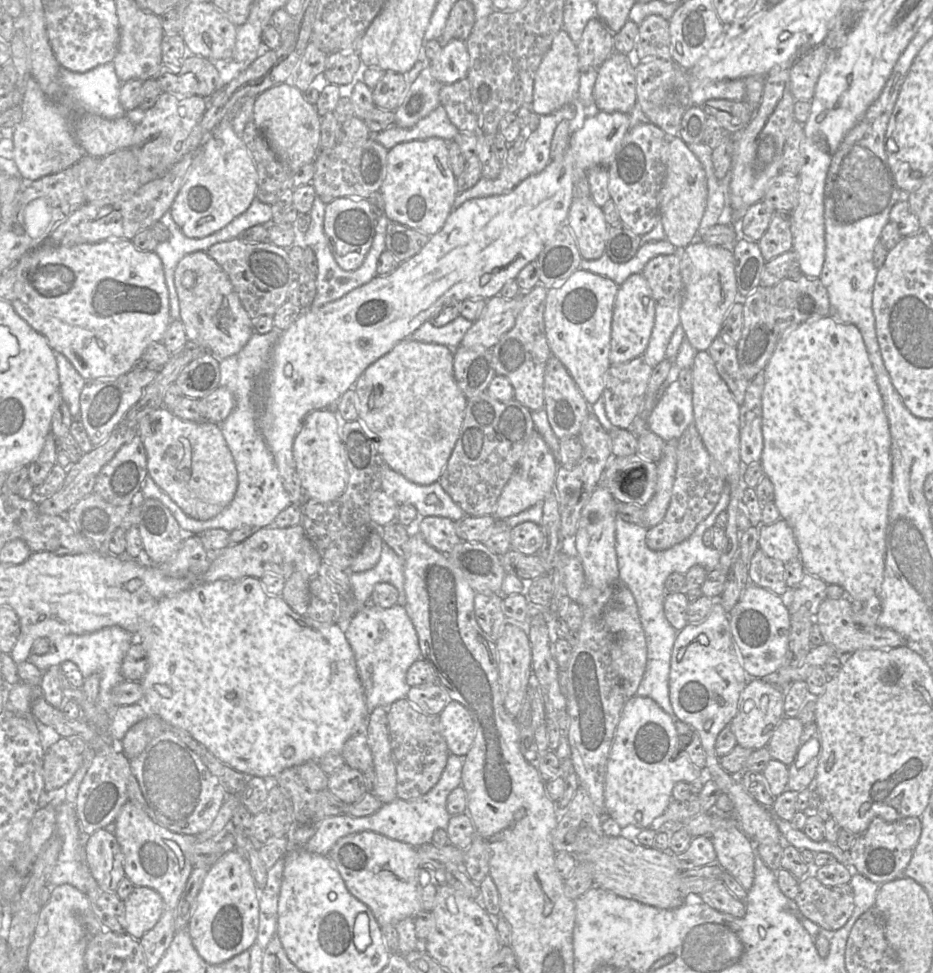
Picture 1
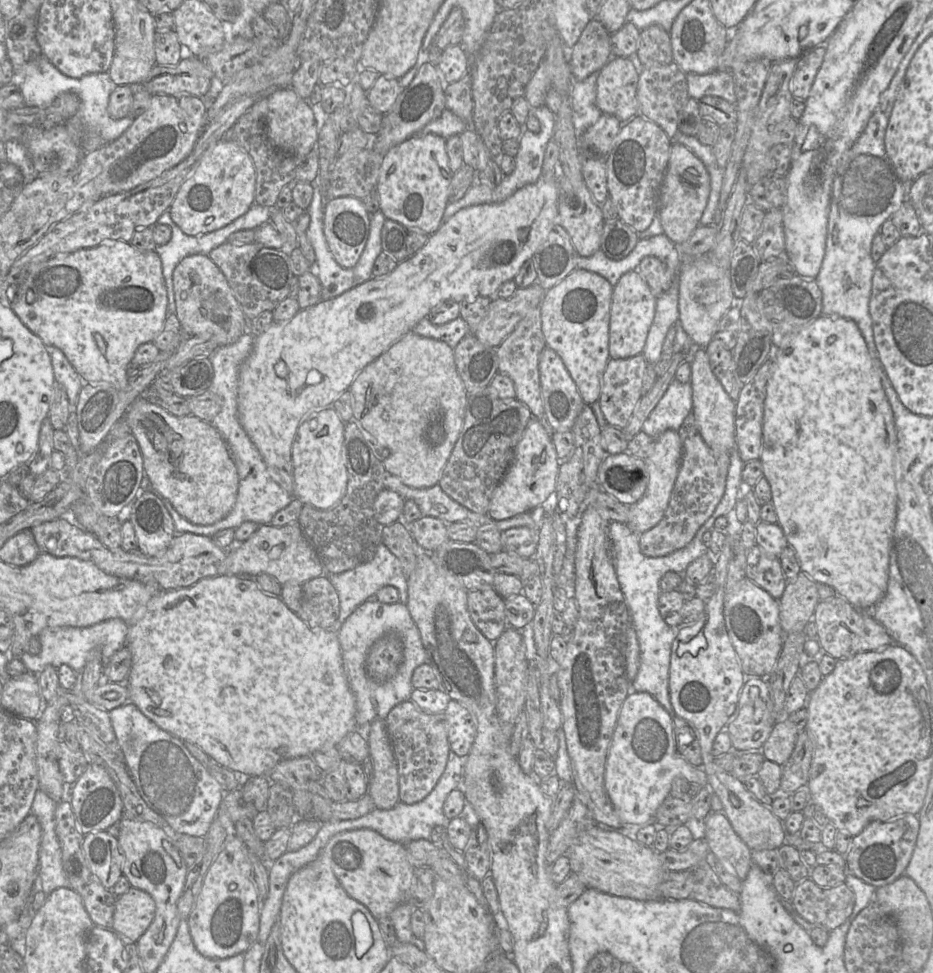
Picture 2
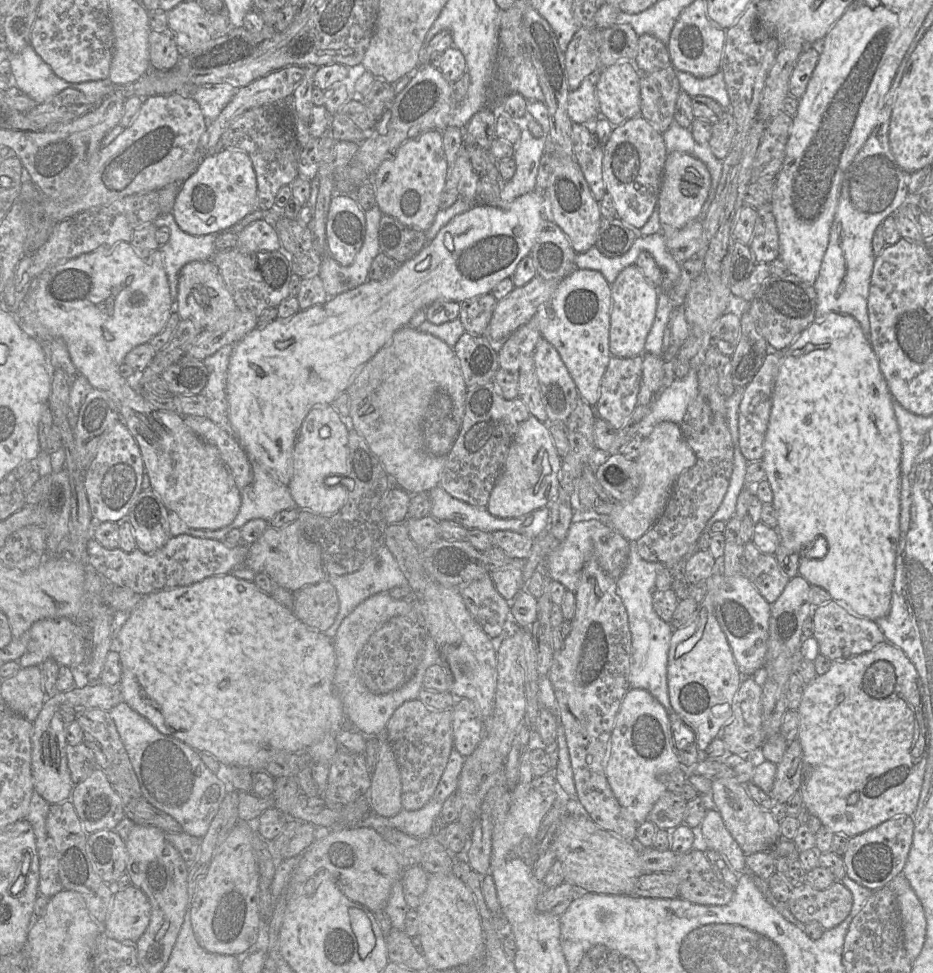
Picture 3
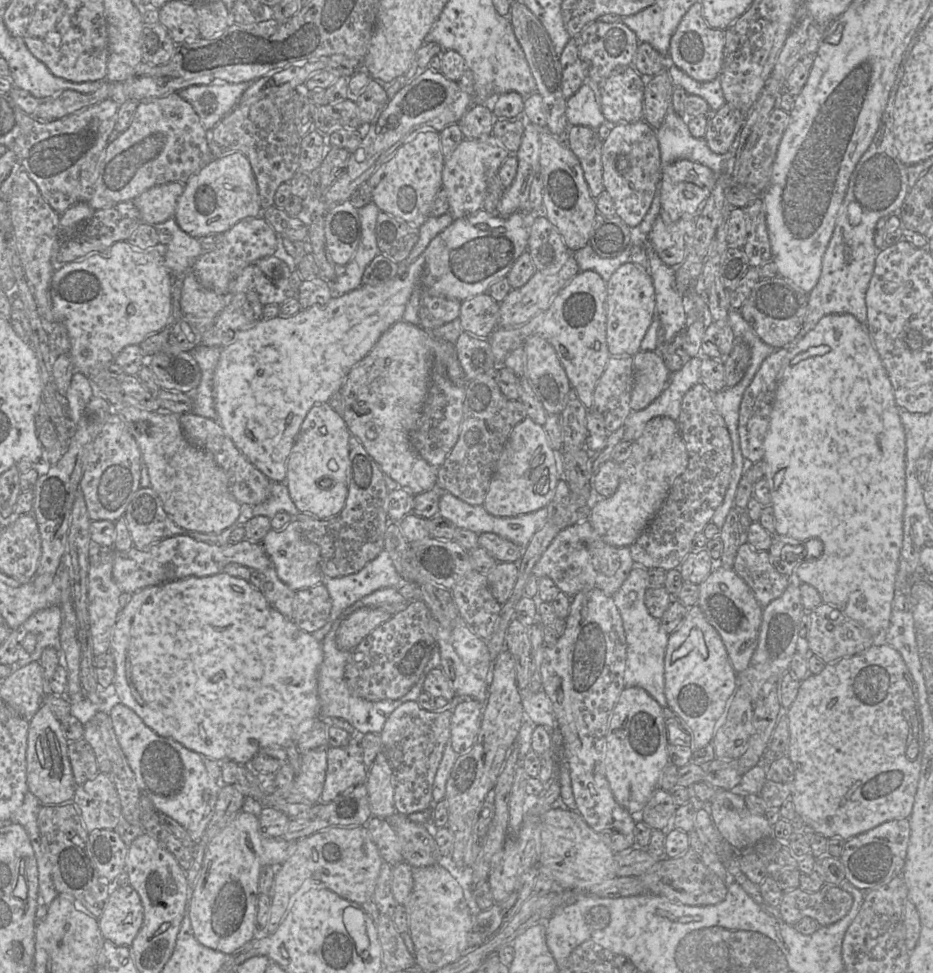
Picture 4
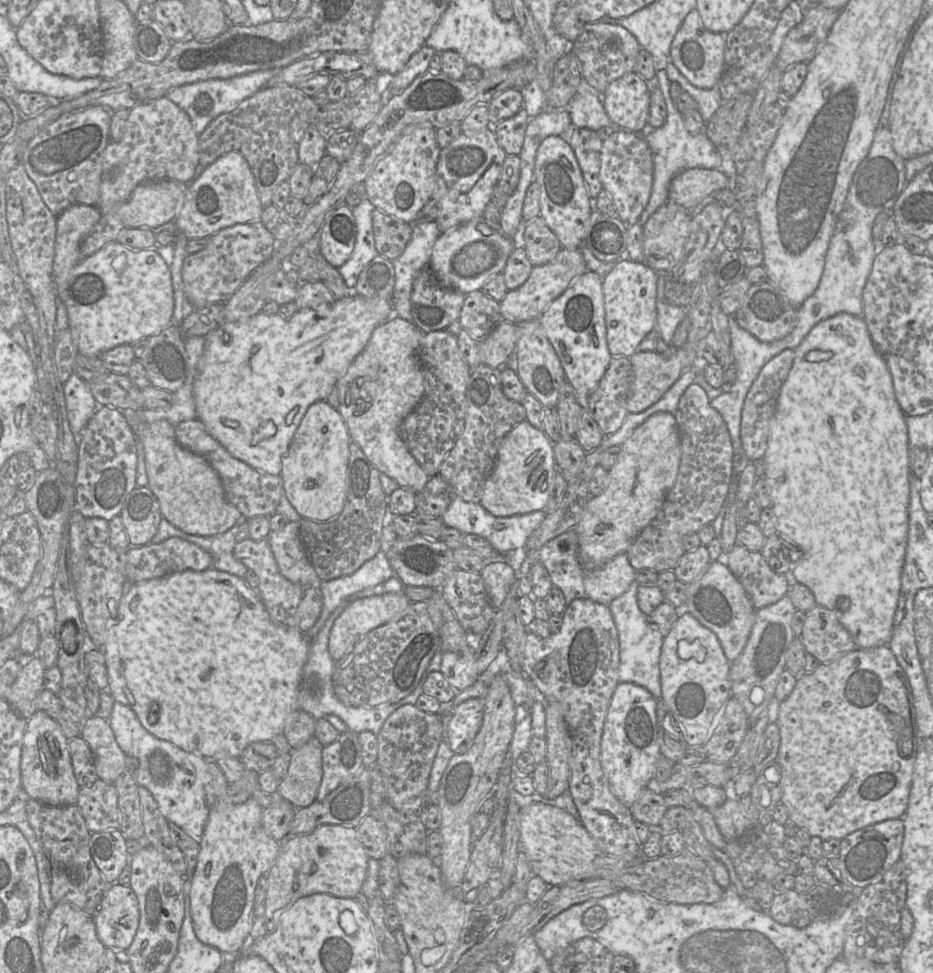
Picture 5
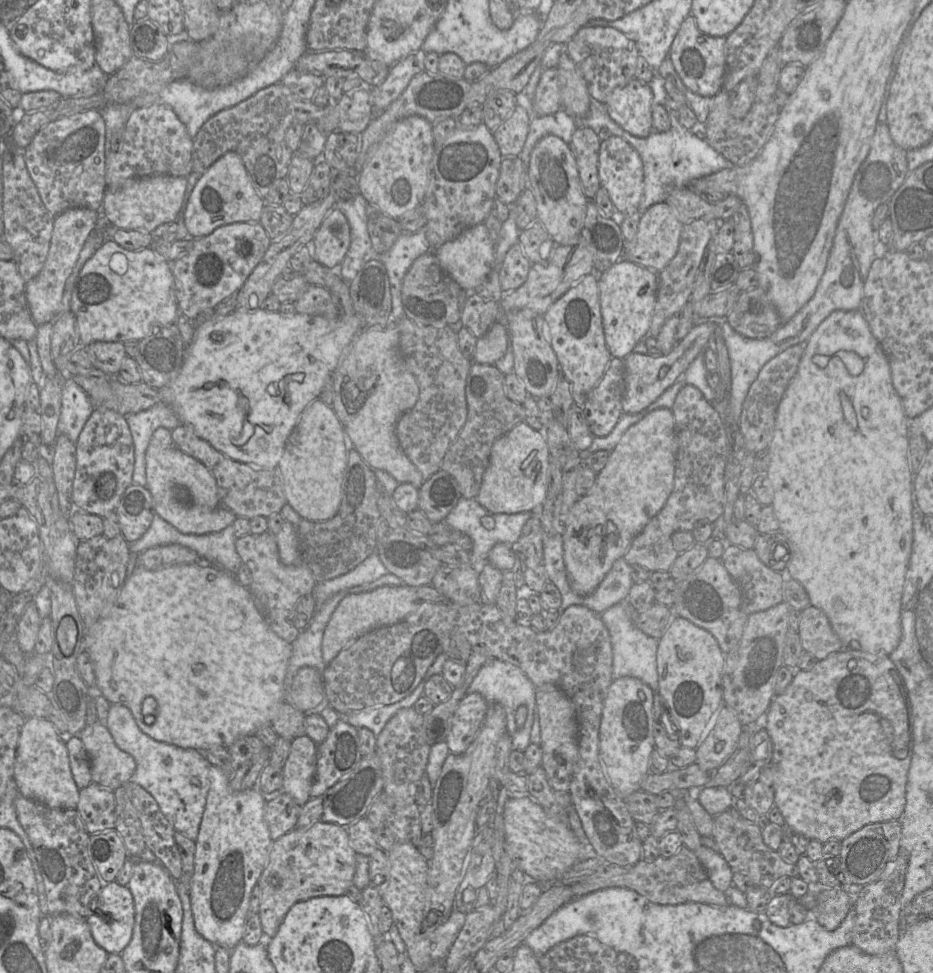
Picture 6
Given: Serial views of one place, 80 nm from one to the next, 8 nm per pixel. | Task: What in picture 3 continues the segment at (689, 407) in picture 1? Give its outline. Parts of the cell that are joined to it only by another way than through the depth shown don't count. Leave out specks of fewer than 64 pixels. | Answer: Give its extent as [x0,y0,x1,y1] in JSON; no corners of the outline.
[637,367,698,438]

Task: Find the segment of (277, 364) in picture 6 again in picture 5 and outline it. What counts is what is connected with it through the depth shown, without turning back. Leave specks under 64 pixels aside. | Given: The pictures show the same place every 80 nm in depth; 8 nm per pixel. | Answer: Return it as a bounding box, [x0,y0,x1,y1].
[193,293,392,475]

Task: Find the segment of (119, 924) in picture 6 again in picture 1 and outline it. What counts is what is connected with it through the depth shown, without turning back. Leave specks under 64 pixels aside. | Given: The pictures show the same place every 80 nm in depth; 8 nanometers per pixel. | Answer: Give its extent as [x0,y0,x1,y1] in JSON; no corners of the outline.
[123,886,163,940]

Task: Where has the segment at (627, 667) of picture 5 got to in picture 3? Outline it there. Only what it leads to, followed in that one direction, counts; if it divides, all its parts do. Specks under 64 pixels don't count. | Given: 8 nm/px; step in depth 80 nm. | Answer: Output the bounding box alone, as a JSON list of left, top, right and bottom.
[616,542,675,714]

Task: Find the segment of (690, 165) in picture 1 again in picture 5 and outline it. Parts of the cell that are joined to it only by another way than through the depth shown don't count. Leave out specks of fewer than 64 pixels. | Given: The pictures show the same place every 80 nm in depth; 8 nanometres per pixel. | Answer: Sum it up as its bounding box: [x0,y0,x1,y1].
[669,168,730,212]

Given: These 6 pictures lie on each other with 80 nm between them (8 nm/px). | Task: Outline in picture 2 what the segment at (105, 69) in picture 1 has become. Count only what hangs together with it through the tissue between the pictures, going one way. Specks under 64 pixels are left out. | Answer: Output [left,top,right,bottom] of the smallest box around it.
[40,58,134,146]

